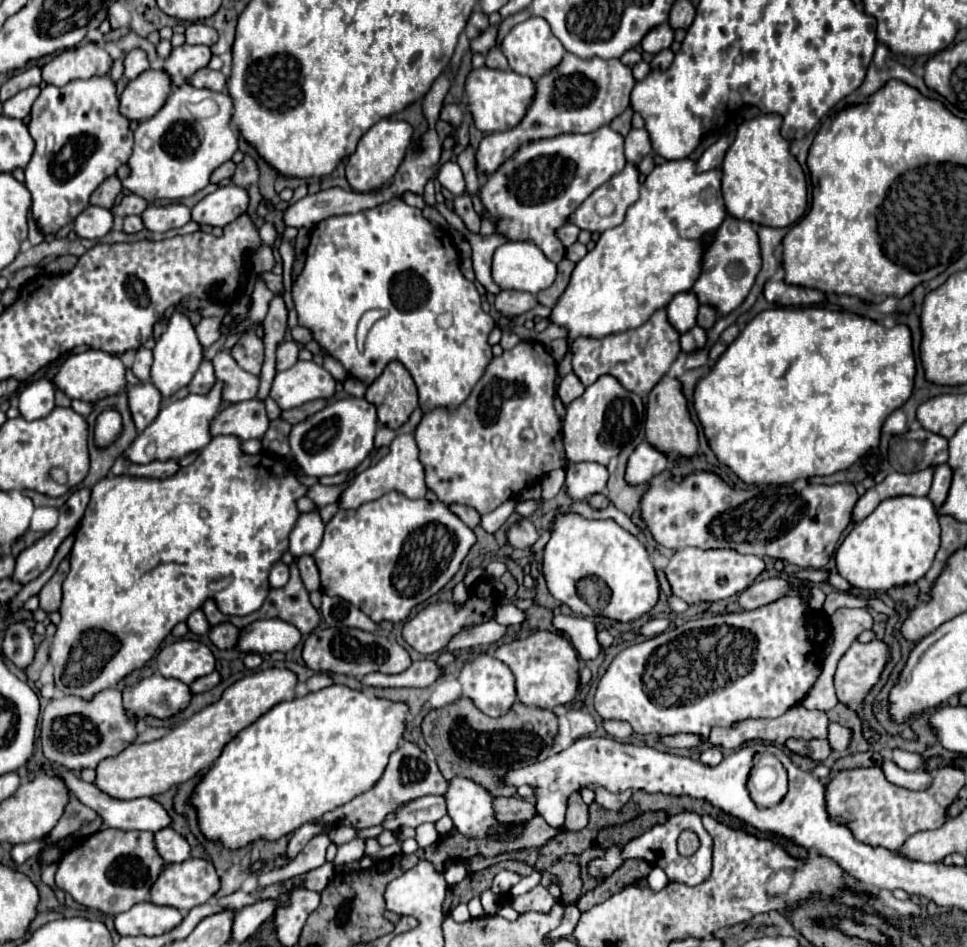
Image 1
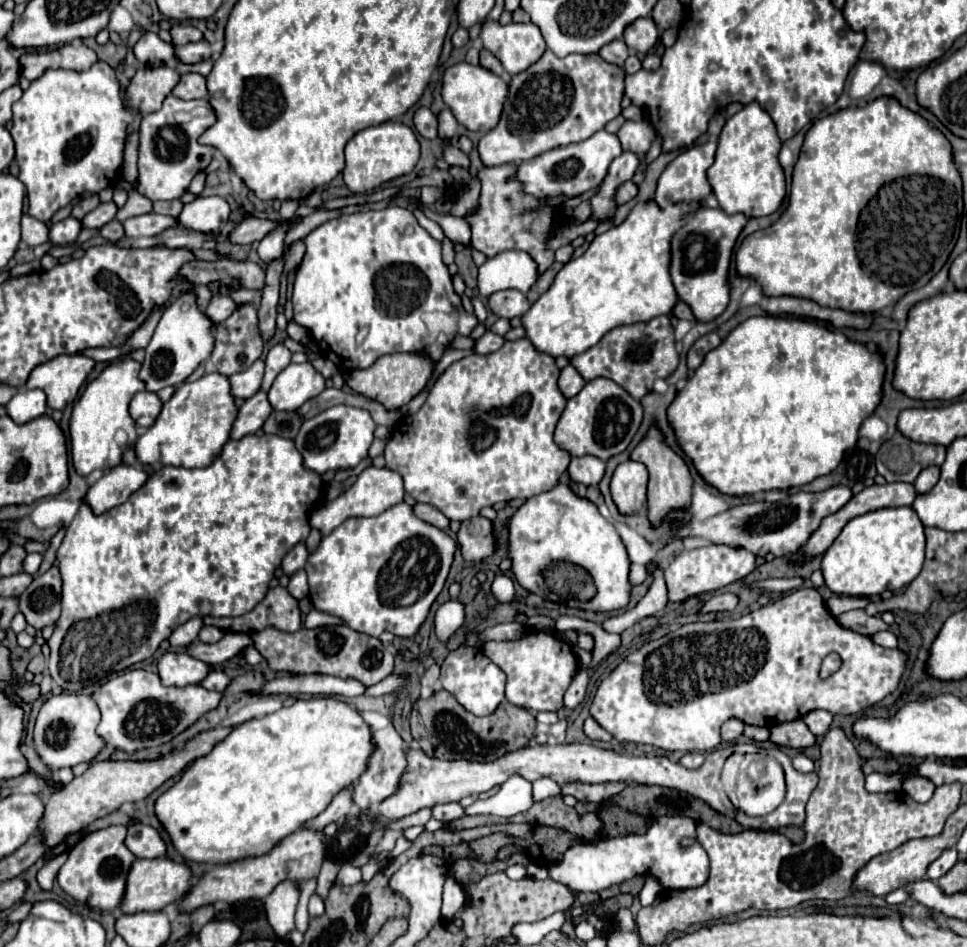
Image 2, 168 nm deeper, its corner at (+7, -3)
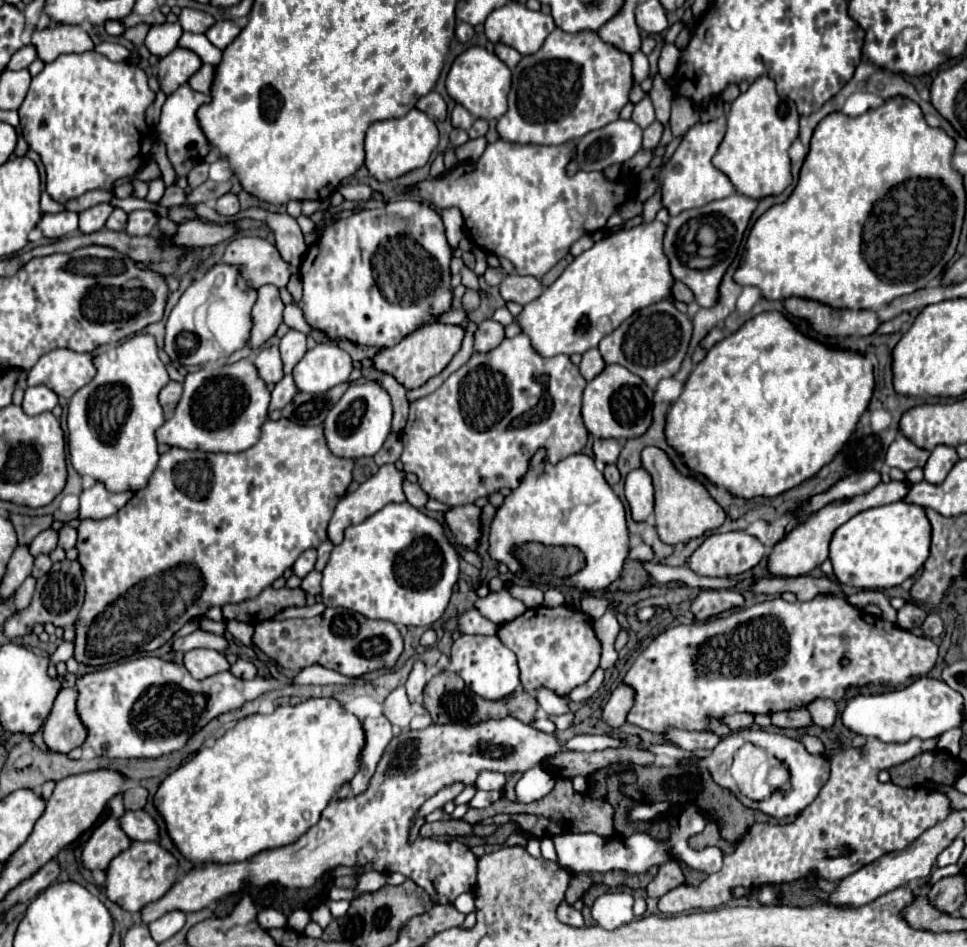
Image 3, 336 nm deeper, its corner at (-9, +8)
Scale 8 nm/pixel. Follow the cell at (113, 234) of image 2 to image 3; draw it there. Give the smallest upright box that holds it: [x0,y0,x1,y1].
[106,208,128,232]

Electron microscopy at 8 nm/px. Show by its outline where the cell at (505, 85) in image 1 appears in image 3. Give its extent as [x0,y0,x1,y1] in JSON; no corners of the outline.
[446,46,512,120]

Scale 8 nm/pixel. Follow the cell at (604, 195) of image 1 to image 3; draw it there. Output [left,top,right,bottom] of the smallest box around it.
[642,120,662,150]

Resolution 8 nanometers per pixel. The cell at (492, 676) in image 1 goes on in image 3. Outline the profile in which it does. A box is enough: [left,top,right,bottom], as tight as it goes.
[450,634,520,700]

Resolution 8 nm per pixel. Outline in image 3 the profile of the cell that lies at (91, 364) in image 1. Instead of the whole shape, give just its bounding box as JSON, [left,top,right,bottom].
[26,348,96,398]

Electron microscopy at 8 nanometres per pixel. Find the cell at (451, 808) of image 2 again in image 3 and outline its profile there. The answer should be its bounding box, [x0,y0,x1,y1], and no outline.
[468,790,502,808]

